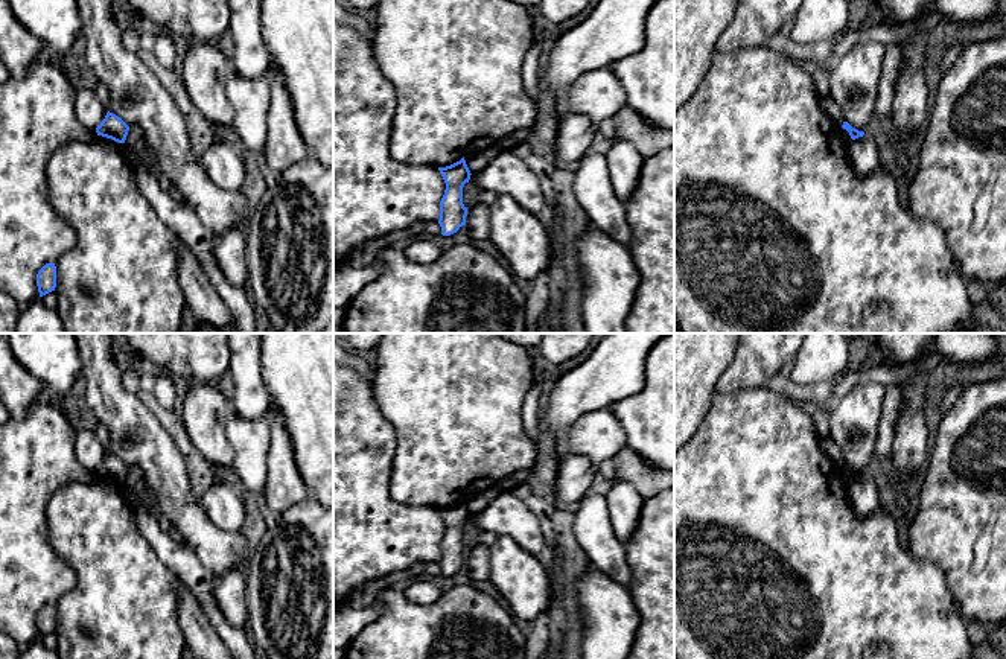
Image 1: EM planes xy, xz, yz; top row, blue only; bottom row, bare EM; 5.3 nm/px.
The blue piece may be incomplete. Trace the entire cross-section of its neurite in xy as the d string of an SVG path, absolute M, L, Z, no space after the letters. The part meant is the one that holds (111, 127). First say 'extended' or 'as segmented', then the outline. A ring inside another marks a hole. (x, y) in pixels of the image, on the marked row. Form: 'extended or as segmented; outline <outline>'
as segmented; outline M107 113L105 119L96 128L97 135L111 138L117 143L125 143L129 126L116 114Z

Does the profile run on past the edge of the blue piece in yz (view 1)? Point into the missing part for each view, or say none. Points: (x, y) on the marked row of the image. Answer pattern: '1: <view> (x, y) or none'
1: none

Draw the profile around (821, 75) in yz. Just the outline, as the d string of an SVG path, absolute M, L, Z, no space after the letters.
M802 62L801 65L811 76L819 97L828 96L831 70L811 62Z

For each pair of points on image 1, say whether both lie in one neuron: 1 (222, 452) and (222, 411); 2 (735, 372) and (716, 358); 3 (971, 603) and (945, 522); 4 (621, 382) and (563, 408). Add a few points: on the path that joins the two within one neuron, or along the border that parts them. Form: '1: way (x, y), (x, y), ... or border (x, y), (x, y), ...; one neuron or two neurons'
1: way (218, 442), (218, 422); one neuron
2: border (735, 349), (729, 364), (719, 378), (716, 390); two neurons
3: way (971, 583), (971, 576), (967, 571), (965, 542); one neuron
4: way (608, 382), (591, 384), (577, 394); one neuron

